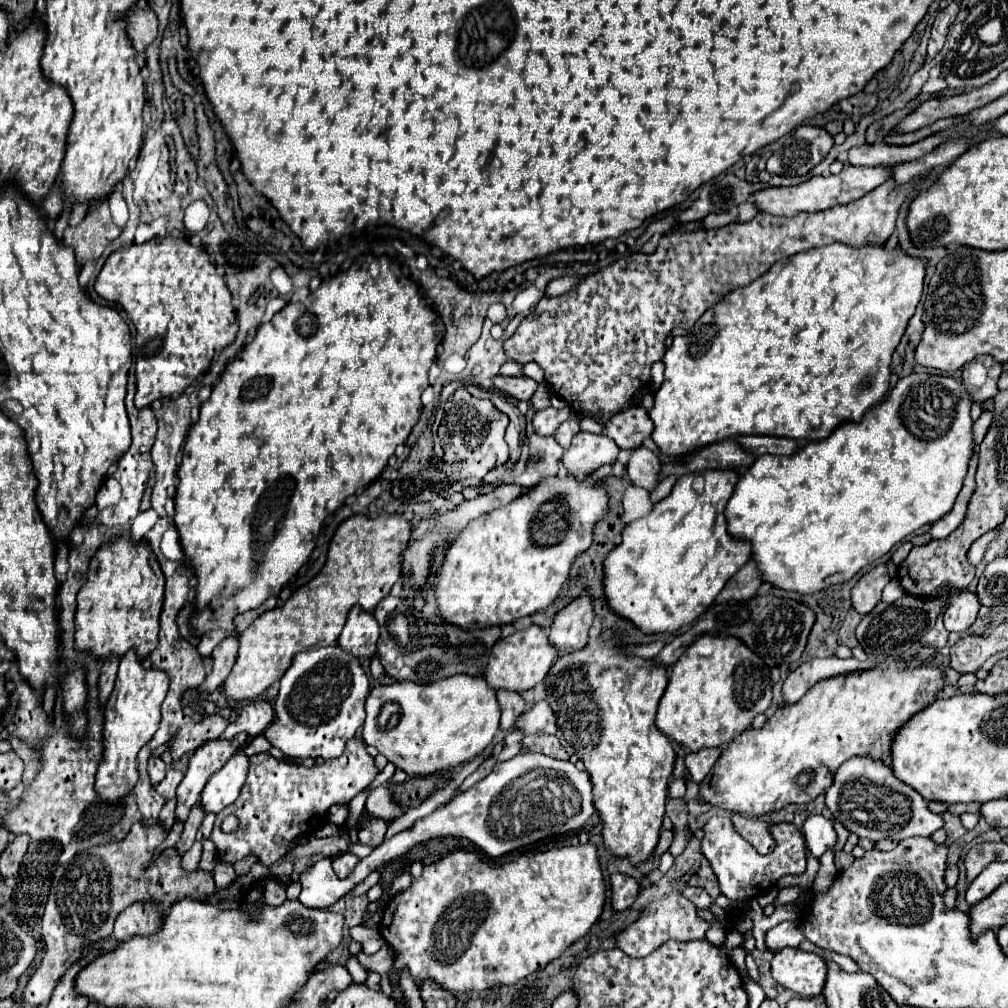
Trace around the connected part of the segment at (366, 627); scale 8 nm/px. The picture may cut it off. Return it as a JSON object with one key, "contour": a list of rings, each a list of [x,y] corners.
{"contour":[[[353,607],[337,639],[339,647],[355,655],[357,659],[371,659],[377,653],[377,641],[379,641],[379,623],[373,619],[369,611]]]}

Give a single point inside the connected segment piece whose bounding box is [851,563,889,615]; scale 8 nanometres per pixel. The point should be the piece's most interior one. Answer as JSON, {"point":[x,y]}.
{"point":[867,593]}

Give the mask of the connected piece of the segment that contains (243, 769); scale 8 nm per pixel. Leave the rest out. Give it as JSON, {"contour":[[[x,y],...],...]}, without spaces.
{"contour":[[[243,753],[233,755],[233,759],[229,759],[221,771],[217,771],[205,785],[203,793],[201,793],[201,809],[205,813],[219,813],[221,809],[225,809],[227,805],[231,805],[243,783],[245,783],[245,775],[247,775],[247,765],[249,759]]]}

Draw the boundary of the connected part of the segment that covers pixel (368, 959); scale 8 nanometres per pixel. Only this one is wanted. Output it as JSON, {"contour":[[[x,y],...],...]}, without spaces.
{"contour":[[[386,944],[374,955],[367,955],[364,952],[360,952],[359,955],[355,955],[355,957],[357,957],[365,969],[380,974],[381,992],[385,993],[387,997],[391,997],[392,985],[388,973],[393,969],[394,961],[394,953],[391,947]]]}

